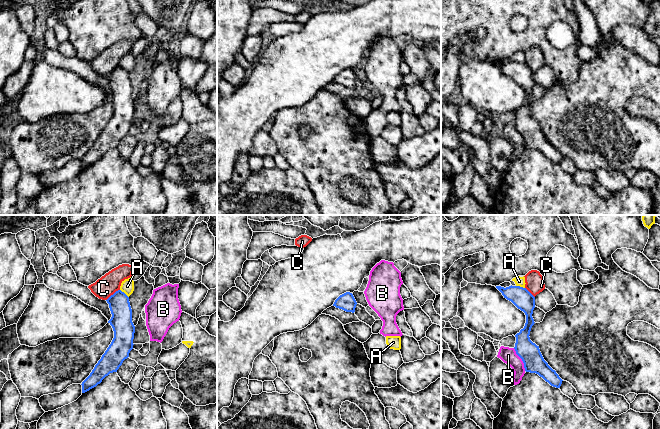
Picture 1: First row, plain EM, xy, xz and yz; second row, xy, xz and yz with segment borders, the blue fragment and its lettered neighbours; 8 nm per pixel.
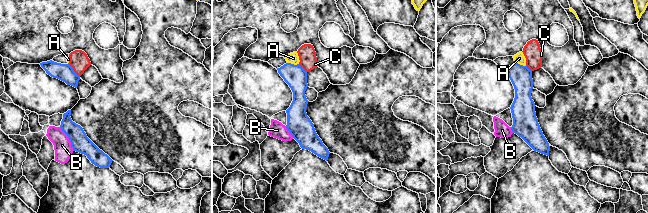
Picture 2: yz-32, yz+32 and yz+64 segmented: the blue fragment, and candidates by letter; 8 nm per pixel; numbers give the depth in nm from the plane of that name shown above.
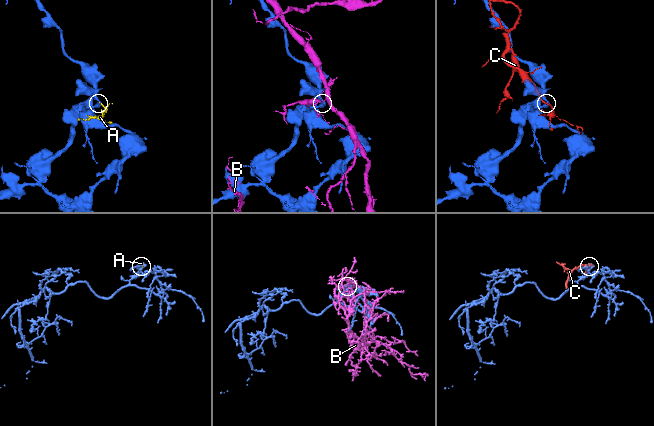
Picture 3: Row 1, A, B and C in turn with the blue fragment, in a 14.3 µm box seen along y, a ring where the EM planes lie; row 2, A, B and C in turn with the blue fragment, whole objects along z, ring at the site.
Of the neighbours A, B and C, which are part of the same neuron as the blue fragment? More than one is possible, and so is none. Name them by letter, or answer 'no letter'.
no letter

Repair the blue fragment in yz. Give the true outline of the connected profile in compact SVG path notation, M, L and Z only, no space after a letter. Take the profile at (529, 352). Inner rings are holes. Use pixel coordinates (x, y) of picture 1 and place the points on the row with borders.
M509 286L496 288L502 293L504 298L511 301L518 309L526 315L526 323L523 329L515 335L515 351L522 359L526 372L536 373L542 377L551 386L560 388L562 379L544 360L539 346L530 340L530 331L534 325L532 317L535 308L535 297L526 289L520 286Z

